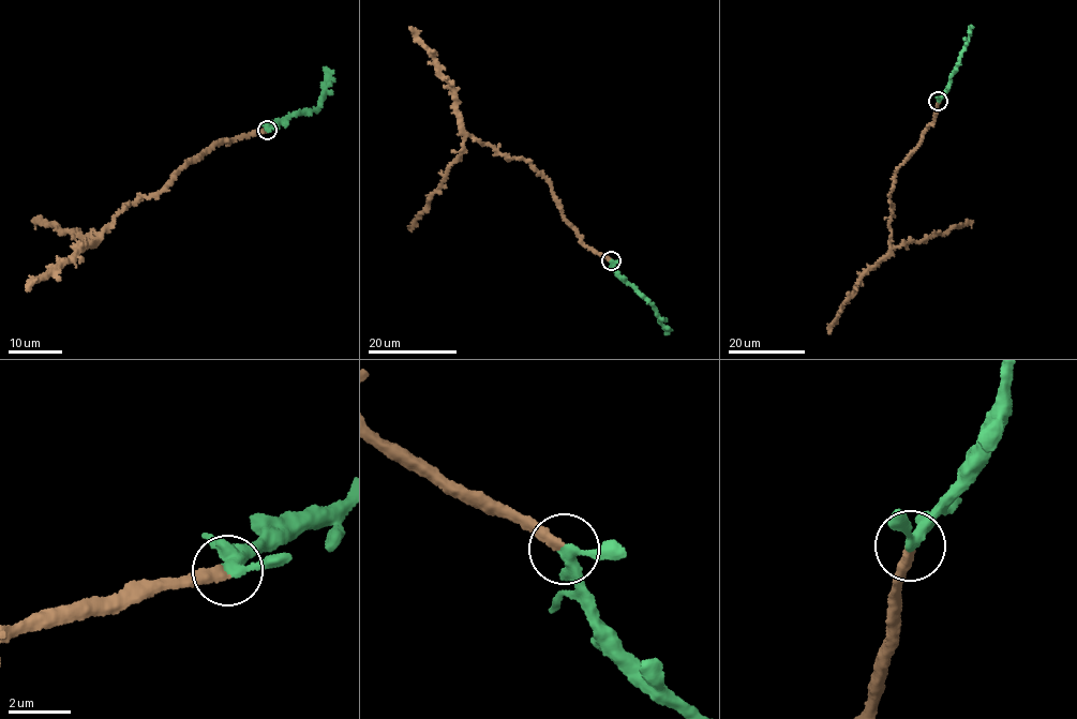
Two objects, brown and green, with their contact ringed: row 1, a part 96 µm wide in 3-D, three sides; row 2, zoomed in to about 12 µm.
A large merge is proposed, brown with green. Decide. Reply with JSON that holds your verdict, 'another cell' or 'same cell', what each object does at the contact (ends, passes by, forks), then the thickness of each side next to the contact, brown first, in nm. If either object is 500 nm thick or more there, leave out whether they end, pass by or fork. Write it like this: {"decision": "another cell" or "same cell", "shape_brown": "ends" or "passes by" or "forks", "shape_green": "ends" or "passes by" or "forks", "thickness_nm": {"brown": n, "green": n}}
{"decision": "same cell", "shape_brown": "ends", "shape_green": "passes by", "thickness_nm": {"brown": 400, "green": 320}}

